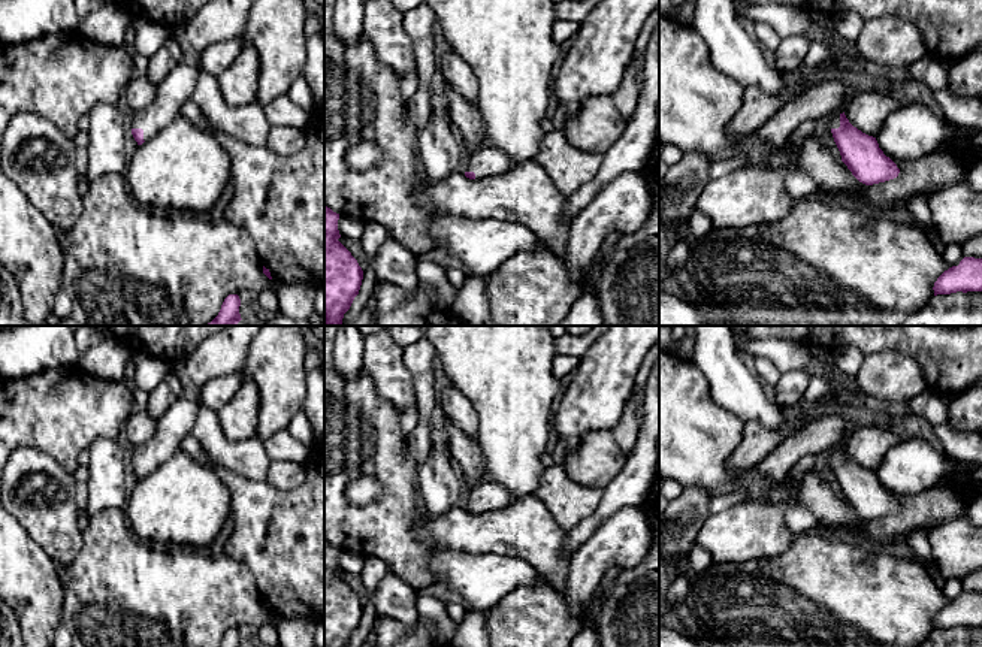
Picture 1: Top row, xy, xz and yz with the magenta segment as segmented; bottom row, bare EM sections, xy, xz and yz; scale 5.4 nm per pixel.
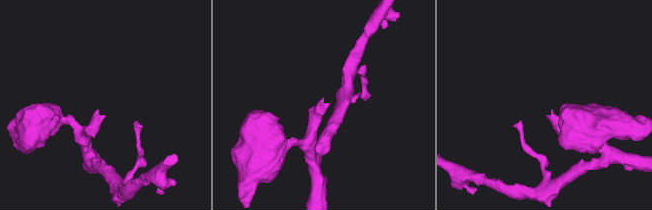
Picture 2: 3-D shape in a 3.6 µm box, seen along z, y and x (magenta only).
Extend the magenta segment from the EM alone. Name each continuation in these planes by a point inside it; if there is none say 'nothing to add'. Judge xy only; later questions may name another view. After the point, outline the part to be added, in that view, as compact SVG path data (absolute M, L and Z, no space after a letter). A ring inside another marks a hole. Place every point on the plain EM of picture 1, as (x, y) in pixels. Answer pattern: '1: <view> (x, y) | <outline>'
1: xy (224, 353) | M229 326L223 332L212 335L199 344L197 348L184 360L181 375L184 377L188 393L182 399L172 403L157 420L154 436L148 442L133 448L132 463L142 463L145 477L178 453L182 439L191 432L196 417L202 408L193 394L217 377L244 371L248 347L260 327L262 326Z

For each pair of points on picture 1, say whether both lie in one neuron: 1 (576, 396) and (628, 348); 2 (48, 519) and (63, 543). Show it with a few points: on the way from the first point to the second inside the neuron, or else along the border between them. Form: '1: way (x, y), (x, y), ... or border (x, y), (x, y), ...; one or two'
1: way (589, 387), (615, 362); one
2: way (54, 525), (60, 537); one

